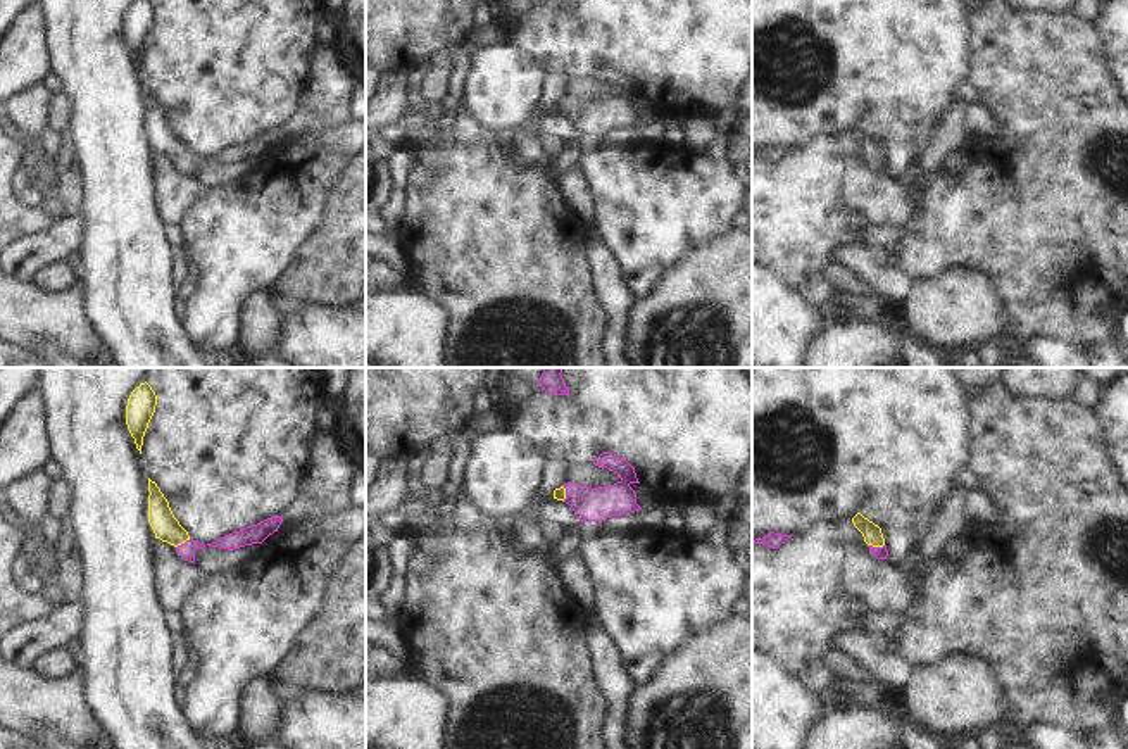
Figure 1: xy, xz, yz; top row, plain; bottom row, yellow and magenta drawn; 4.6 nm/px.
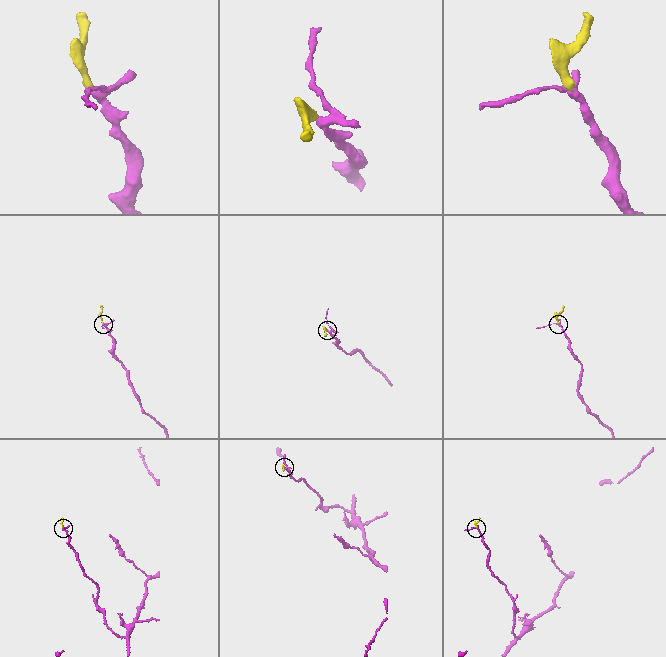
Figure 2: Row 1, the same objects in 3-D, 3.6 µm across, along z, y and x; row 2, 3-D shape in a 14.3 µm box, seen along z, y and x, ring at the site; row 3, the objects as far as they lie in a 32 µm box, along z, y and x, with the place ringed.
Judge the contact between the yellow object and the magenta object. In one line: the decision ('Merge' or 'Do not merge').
Merge

